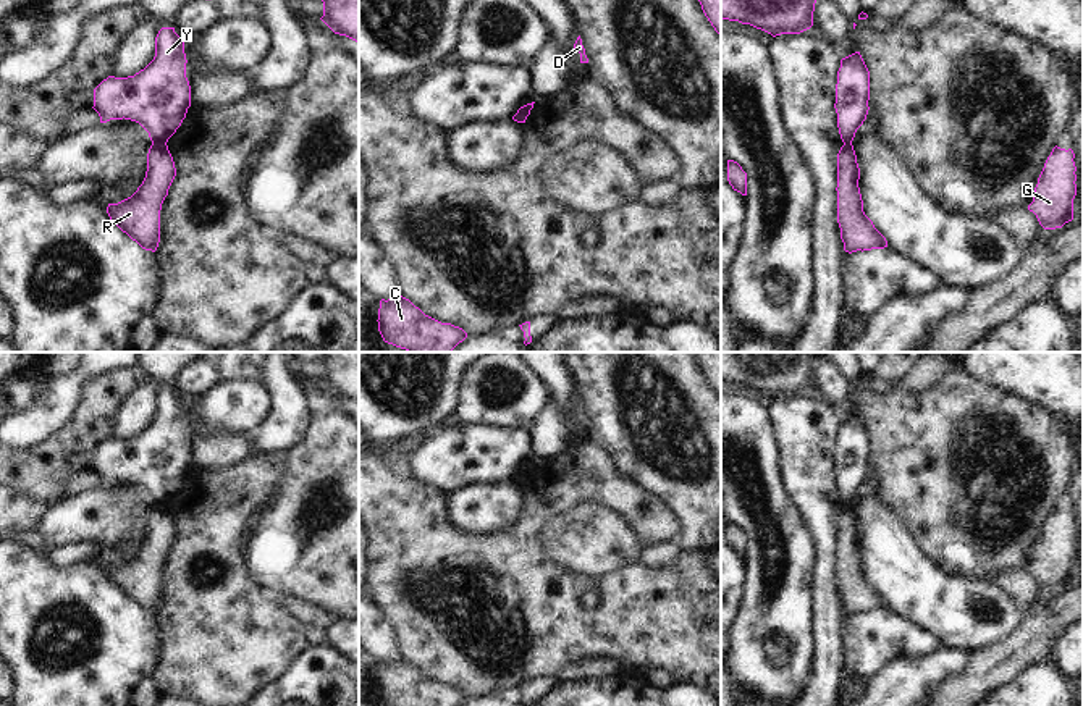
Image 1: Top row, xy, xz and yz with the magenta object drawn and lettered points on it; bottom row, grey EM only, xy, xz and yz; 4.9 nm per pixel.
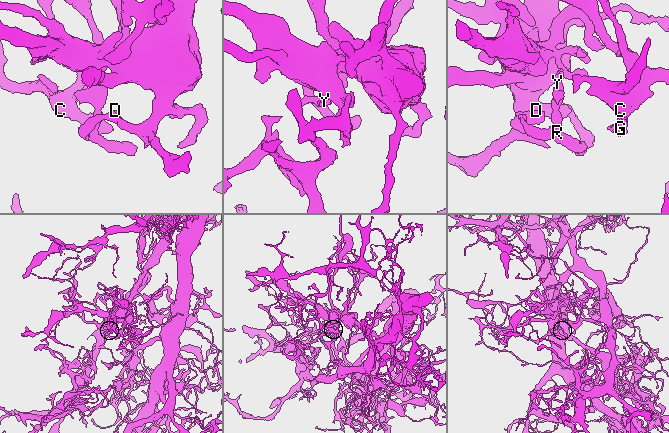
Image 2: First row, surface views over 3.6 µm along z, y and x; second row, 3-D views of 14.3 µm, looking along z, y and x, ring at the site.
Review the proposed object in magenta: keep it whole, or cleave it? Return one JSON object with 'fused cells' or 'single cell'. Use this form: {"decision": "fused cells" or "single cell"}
{"decision": "fused cells"}

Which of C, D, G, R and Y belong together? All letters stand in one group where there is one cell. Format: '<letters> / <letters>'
C D G R / Y

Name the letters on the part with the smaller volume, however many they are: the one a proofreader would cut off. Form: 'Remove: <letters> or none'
Remove: Y

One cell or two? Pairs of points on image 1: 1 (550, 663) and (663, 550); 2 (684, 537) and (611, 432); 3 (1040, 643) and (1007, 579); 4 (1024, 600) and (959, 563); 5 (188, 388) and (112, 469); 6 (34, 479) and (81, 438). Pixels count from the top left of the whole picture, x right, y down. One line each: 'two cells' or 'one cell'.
1: two cells
2: one cell
3: two cells
4: two cells
5: two cells
6: one cell

